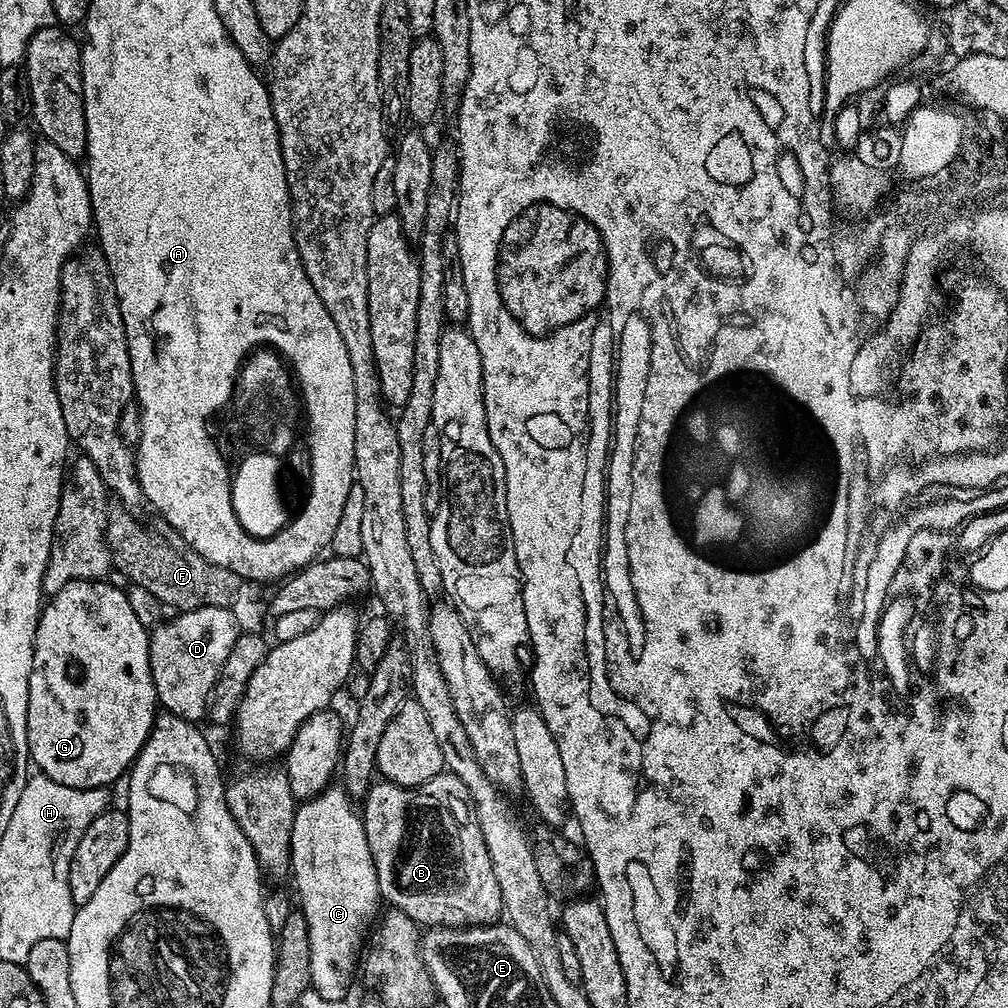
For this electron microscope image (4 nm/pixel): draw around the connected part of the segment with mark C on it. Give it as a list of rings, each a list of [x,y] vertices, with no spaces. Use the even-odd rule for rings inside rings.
[[[329,786],[323,792],[319,792],[317,796],[309,796],[297,807],[294,814],[294,822],[292,823],[292,863],[290,865],[291,879],[296,879],[296,892],[300,895],[299,911],[303,912],[306,918],[306,926],[310,930],[310,982],[312,983],[311,991],[318,993],[322,998],[327,1000],[344,1000],[347,997],[348,987],[352,984],[352,975],[357,975],[358,961],[362,956],[362,949],[366,944],[366,937],[369,935],[370,929],[373,927],[374,921],[377,919],[378,913],[381,911],[382,897],[380,895],[380,887],[378,886],[378,874],[374,870],[374,858],[370,854],[370,846],[366,838],[366,830],[364,822],[359,811],[354,809],[354,801],[343,787]]]

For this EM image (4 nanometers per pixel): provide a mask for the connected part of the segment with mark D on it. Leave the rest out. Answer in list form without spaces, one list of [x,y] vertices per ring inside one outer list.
[[[198,607],[177,613],[176,618],[158,624],[149,635],[151,678],[154,682],[157,703],[167,712],[198,722],[207,713],[208,698],[220,676],[222,664],[230,654],[234,642],[241,636],[239,620],[233,612],[222,607]]]

